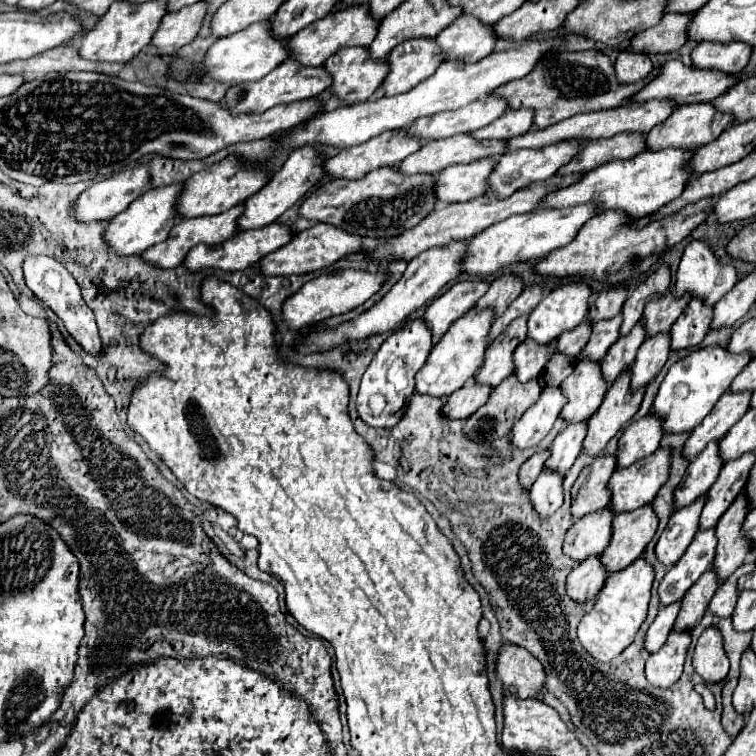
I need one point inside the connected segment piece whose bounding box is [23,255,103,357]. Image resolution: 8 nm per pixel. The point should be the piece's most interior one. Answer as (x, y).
(49, 280)

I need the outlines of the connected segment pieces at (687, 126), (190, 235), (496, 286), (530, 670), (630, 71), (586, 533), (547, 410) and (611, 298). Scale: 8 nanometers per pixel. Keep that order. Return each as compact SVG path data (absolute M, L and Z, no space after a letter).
M693 103L693 105L679 105L669 117L667 121L655 125L647 137L645 137L645 149L647 151L661 151L661 149L683 149L683 151L695 151L703 145L707 145L709 141L717 139L721 135L721 131L725 131L731 125L733 117L725 117L723 113L717 113L717 109L713 109L711 103Z
M241 205L221 213L221 215L211 215L211 217L199 217L199 219L181 219L179 223L175 223L175 227L171 229L169 237L165 243L159 243L155 247L149 247L147 251L141 253L141 257L145 259L145 263L153 265L153 267L159 267L159 269L171 269L171 267L179 267L185 259L185 253L199 245L199 243L205 243L205 245L217 245L217 243L223 243L227 241L235 231L237 231L237 217L241 215Z
M503 275L503 277L499 277L499 279L495 279L491 283L489 291L477 301L475 311L481 313L485 309L493 309L493 315L497 319L497 317L501 317L507 311L511 301L519 297L521 289L523 289L523 285L521 285L521 281L517 277Z
M515 643L501 645L495 671L497 679L503 683L503 689L521 699L535 697L545 679L543 665L529 651Z
M621 51L615 63L615 73L619 83L637 83L643 81L649 73L653 71L653 63L649 55L643 53L631 53L631 51Z
M603 509L575 521L565 533L563 553L577 563L585 561L587 557L601 555L609 543L611 519L613 513L609 513L609 509Z
M545 389L539 401L531 409L527 409L527 413L513 425L511 443L517 449L537 447L539 441L551 431L563 405L565 397L561 389Z
M609 289L609 291L603 291L593 301L593 305L589 309L587 321L591 325L595 325L597 321L617 317L621 313L621 309L623 309L623 303L625 303L625 289Z

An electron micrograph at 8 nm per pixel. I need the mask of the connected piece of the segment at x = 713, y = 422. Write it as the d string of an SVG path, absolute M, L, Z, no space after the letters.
M725 393L713 411L689 433L689 439L683 445L683 457L687 461L695 459L707 443L721 441L729 429L747 413L751 393Z

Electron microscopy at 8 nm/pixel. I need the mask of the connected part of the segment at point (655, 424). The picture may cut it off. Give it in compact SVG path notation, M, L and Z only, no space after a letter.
M643 417L639 421L633 421L621 435L617 445L617 469L625 469L645 457L649 457L661 441L661 425L657 417Z

